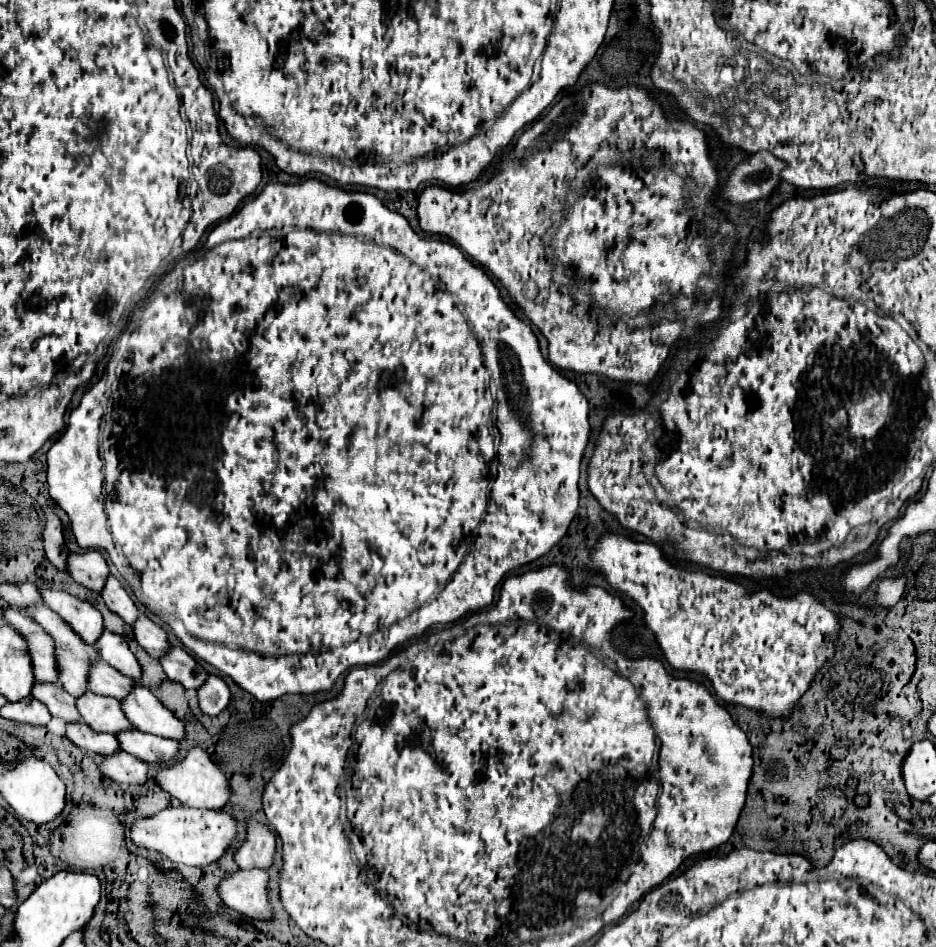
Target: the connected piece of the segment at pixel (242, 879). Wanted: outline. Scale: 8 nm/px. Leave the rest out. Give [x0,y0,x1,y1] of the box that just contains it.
[218,869,270,919]

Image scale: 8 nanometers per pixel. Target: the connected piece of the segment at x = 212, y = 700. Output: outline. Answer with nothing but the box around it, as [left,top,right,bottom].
[196,675,230,715]

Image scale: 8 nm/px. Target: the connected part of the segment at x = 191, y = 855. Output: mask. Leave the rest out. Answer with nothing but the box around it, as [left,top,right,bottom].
[130,807,236,867]

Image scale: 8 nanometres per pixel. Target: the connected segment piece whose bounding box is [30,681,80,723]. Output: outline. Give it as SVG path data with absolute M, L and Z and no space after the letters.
M36 681L32 685L30 695L36 697L38 701L42 701L48 707L52 717L60 717L66 723L68 721L80 721L80 715L76 713L76 697L72 697L70 693L64 693L62 685Z

